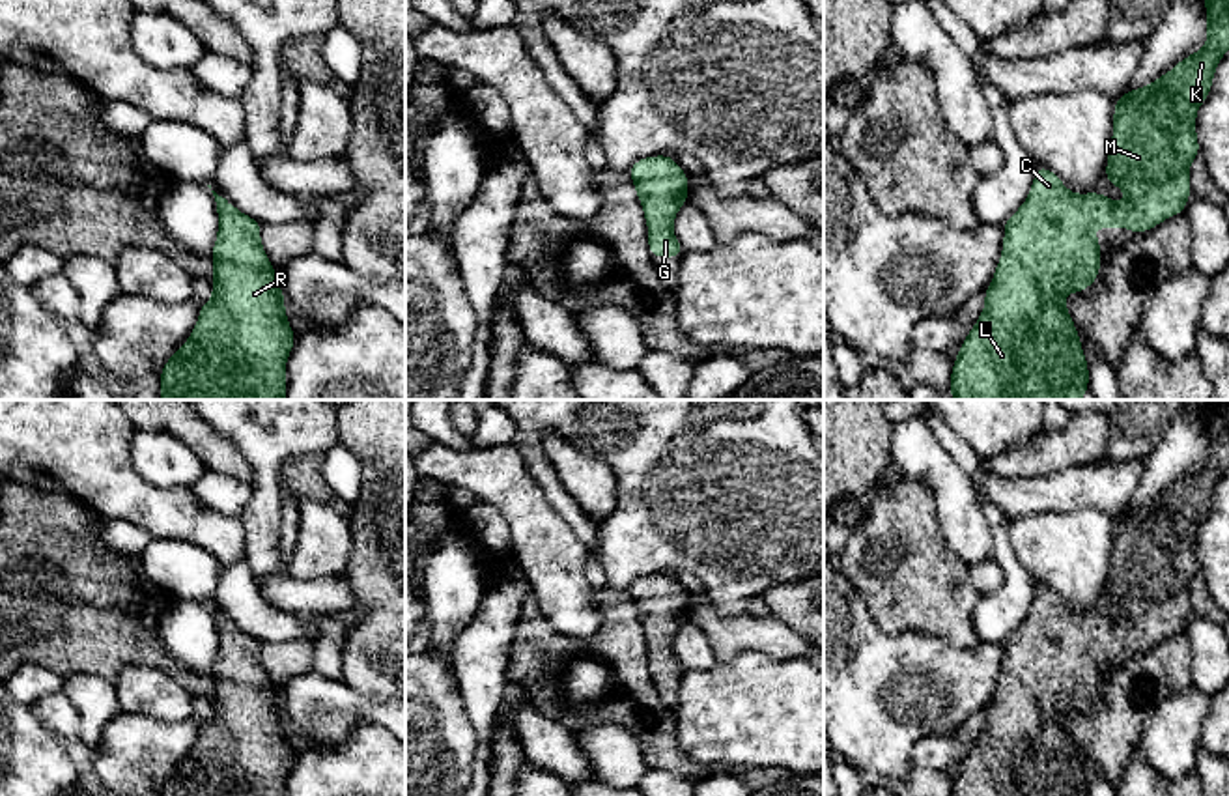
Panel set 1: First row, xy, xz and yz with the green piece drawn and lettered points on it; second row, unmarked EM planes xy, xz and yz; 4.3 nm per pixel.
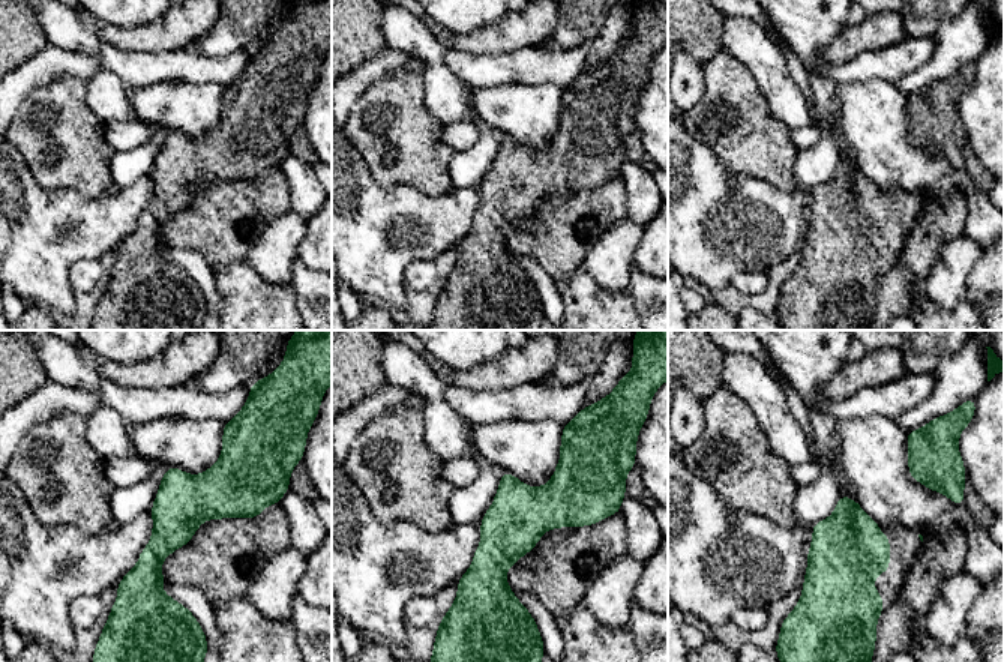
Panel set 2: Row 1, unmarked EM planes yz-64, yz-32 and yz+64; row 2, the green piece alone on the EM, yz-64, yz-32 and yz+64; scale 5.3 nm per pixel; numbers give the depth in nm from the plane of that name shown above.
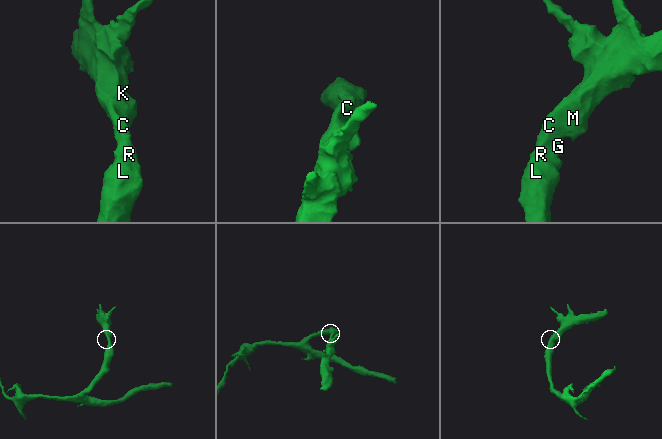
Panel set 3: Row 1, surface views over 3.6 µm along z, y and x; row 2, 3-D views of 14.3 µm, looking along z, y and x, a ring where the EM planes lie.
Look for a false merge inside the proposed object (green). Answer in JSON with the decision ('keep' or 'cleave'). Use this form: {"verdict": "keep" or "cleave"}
{"verdict": "keep"}

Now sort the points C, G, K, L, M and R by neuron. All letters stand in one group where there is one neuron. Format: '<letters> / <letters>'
C G K L M R

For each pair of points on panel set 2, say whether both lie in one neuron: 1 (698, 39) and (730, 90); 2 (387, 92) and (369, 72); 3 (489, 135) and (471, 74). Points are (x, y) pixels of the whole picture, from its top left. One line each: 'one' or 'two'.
1: two
2: two
3: two

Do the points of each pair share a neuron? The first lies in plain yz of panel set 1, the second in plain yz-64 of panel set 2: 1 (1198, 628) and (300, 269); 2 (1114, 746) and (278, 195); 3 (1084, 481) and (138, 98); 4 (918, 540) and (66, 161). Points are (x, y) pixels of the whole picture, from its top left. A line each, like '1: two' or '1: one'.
1: two
2: one
3: two
4: one

